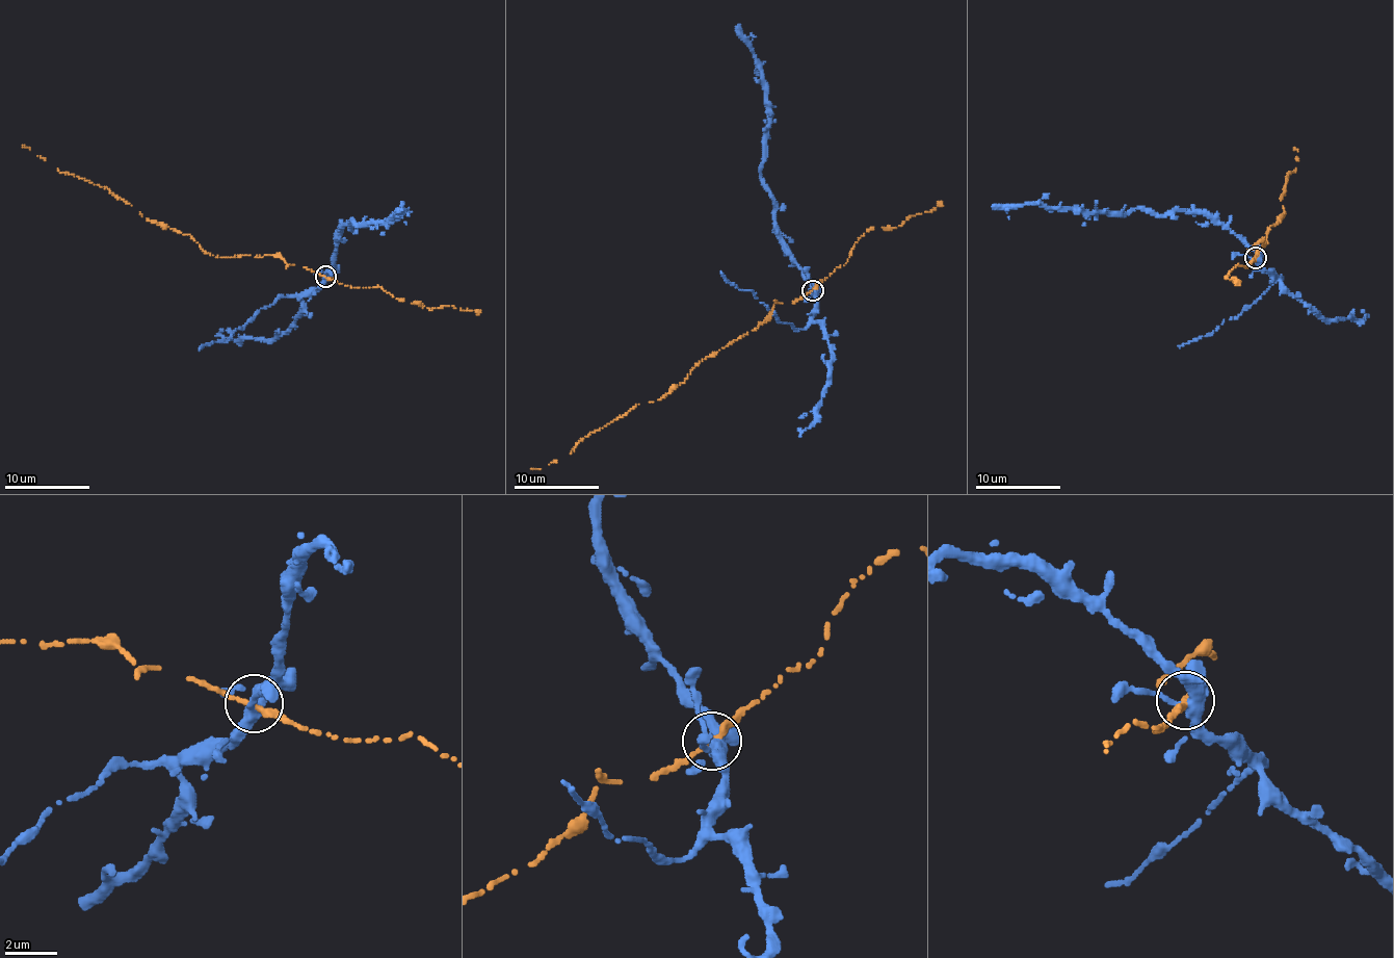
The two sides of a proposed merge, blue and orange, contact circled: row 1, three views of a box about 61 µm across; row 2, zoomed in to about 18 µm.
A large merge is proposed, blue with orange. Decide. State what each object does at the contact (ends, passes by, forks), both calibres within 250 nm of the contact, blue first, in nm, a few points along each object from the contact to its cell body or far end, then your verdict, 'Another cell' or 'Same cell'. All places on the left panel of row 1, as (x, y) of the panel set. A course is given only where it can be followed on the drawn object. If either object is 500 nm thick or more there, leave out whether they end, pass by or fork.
At the ring blue forks. At the ring orange passes by. Thickness 400 nm (blue) against 240 nm. Course of blue: (324, 276), (342, 226), (351, 228), (351, 219), (365, 225), (384, 222), (403, 214), (400, 210). Course of orange: (324, 276), (289, 264), (272, 255), (215, 257), (188, 234), (141, 216), (107, 188), (57, 169), (22, 145). Same cell

